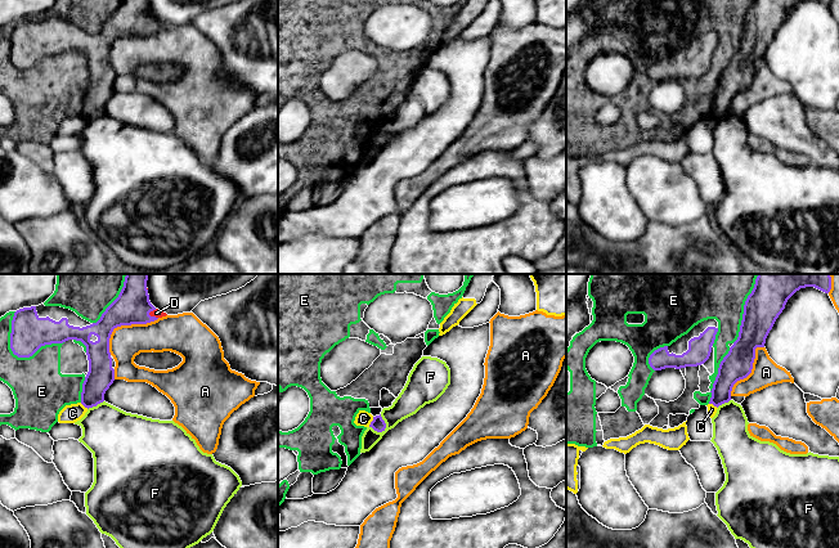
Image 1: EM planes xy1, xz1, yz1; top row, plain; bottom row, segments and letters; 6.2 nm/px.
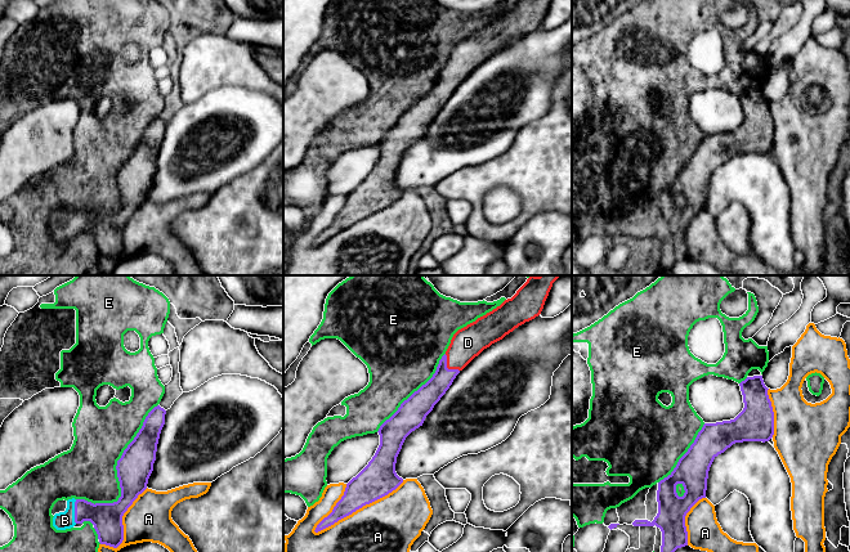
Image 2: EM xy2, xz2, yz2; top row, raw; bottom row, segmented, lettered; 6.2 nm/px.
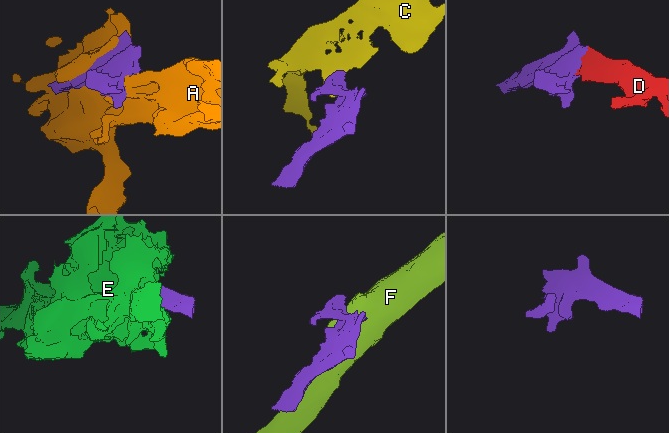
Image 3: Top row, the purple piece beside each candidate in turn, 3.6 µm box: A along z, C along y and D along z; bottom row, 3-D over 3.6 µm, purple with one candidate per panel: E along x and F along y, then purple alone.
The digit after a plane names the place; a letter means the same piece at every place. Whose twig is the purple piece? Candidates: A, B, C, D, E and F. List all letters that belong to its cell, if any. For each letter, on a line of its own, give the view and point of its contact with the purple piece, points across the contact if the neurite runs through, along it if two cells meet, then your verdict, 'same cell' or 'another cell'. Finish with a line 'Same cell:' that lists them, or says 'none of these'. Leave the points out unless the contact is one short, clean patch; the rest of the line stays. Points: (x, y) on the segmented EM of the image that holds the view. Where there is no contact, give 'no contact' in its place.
A: meets purple in xz2 at (358, 508); another cell
B: meets purple in xy2 at (75, 511); same cell
C: meets purple in xz1 at (371, 422); border along xz1 (373, 417), (368, 426); another cell
D: meets purple in xz2 at (446, 367); same cell
E: meets purple in xy2 at (117, 472); another cell
F: meets purple in xz1 at (385, 425); border along xz1 (381, 414), (385, 427), (377, 432); another cell
Same cell: B, D

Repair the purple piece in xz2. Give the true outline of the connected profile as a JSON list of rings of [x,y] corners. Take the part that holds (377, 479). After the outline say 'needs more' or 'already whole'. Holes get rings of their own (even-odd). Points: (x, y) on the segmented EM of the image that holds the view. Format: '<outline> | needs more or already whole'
[[[531,275],[511,299],[453,335],[433,377],[380,426],[380,445],[375,455],[346,484],[344,495],[332,512],[317,525],[316,533],[388,495],[403,483],[395,472],[395,463],[406,437],[422,426],[456,376],[475,356],[541,314],[552,283],[559,277],[562,275]]] | needs more

